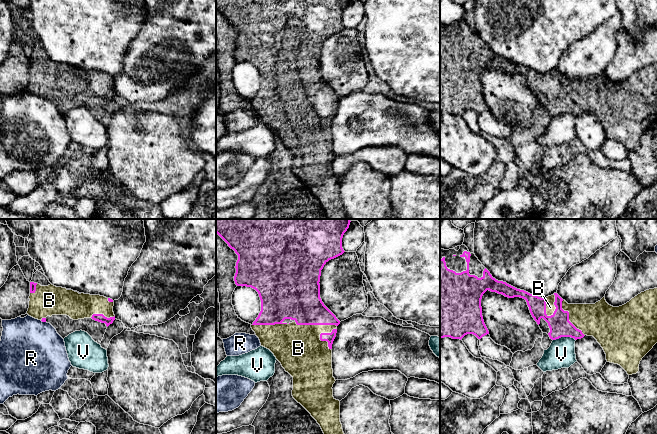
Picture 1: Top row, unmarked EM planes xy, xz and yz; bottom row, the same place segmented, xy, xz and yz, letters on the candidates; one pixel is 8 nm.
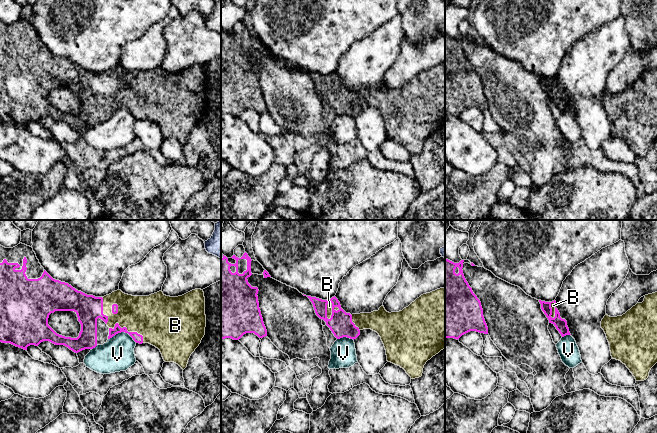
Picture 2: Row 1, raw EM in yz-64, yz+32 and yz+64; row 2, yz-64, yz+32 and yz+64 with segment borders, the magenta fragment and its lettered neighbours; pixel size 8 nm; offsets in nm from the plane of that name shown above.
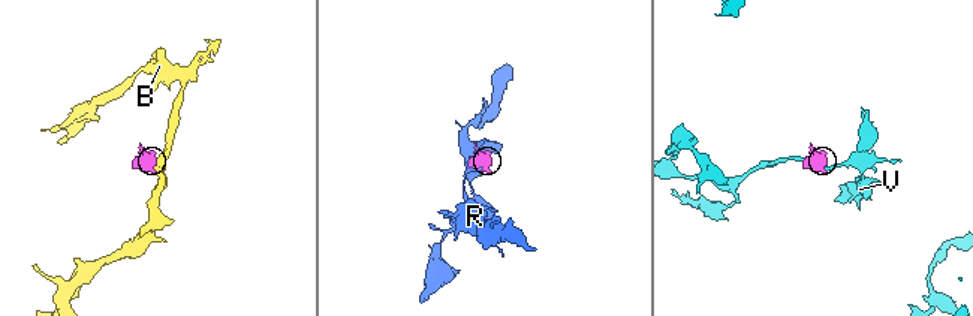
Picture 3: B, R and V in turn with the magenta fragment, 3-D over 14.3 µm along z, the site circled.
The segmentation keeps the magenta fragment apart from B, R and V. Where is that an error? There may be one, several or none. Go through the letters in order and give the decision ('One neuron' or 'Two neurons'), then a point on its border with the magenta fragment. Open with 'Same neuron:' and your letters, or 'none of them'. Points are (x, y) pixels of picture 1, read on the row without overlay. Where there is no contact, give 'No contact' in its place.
Same neuron: B
B: One neuron. Touches magenta at yz (555, 82)
R: Two neurons. Touches magenta at xy (43, 97)
V: Two neurons. Touches magenta at yz (564, 112)

